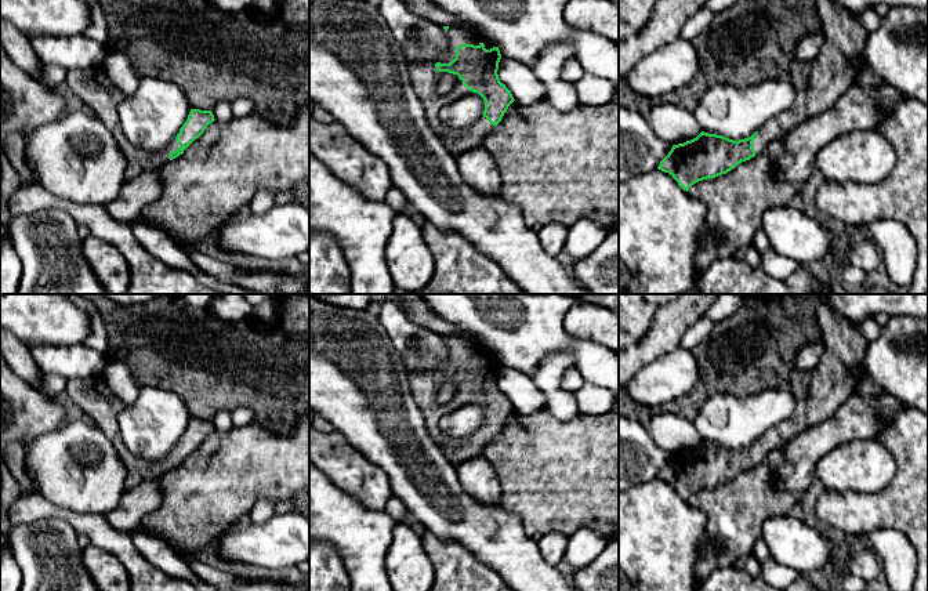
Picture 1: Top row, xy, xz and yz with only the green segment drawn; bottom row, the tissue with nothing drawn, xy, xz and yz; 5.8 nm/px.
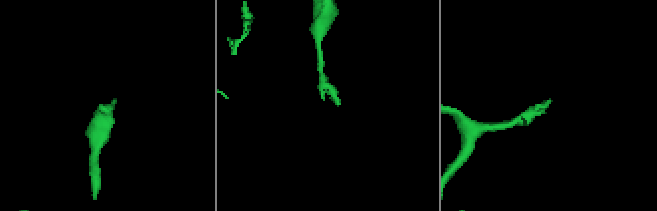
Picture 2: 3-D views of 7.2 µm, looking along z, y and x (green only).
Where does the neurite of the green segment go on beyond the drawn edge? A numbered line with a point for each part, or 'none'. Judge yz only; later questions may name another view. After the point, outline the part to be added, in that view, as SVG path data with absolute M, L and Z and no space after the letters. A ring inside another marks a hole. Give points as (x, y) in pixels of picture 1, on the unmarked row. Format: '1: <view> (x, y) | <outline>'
1: yz (836, 379) | M822 300L818 308L818 320L826 356L811 376L808 395L797 400L794 413L758 438L753 452L755 464L762 463L773 449L789 443L802 431L827 420L858 389L867 341L827 300Z

